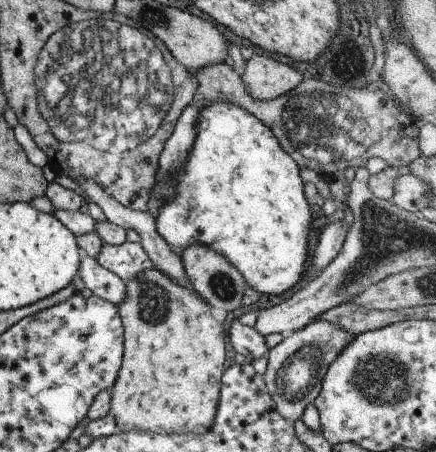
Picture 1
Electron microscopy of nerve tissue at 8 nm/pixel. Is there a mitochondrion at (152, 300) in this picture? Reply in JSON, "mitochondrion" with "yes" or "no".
{"mitochondrion":"yes"}

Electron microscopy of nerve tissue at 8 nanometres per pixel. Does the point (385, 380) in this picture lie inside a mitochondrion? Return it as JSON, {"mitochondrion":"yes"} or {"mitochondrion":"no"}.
{"mitochondrion":"yes"}

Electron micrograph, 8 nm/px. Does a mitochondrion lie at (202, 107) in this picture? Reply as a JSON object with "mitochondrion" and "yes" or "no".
{"mitochondrion":"no"}

